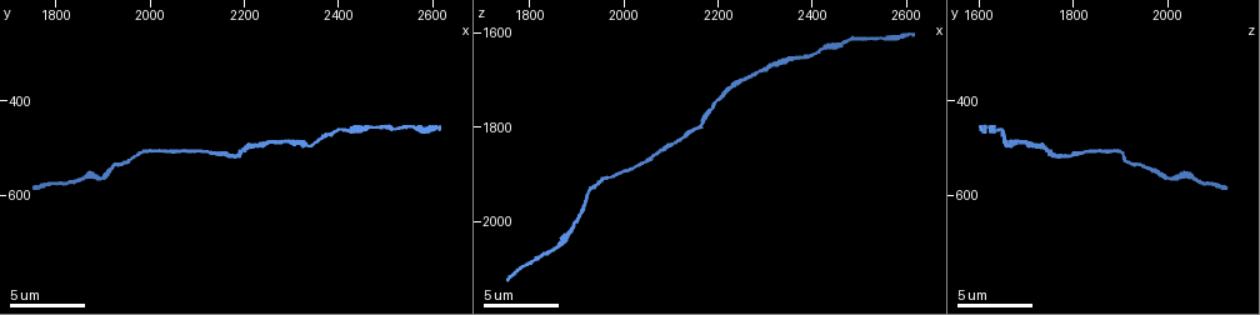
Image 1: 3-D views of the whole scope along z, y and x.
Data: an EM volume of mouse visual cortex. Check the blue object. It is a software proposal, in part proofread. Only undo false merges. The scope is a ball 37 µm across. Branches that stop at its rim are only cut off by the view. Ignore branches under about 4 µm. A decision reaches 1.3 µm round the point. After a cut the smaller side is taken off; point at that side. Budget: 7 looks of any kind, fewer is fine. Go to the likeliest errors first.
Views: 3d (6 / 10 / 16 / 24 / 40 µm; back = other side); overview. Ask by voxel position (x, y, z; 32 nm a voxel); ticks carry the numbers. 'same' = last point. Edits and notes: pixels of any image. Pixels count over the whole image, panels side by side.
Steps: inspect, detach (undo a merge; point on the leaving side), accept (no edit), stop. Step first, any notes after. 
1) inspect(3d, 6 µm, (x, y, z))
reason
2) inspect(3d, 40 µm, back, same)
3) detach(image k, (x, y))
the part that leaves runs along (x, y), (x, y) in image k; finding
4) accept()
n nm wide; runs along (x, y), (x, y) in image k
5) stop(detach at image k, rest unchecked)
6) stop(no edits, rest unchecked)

inspect(3d, 10 µm, (2415, 460, 1640))
sudden change in width

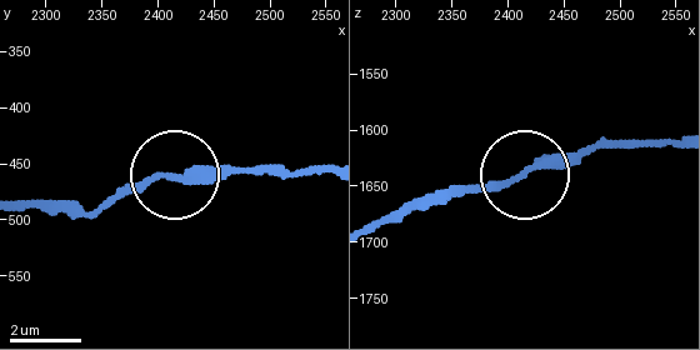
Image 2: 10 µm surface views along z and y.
accept()
runs along (25, 204), (89, 213), (169, 176), (255, 168) in image 2; continuous, no second cell

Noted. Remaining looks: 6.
inspect(3d, 16 µm, (2155, 515, 1810))

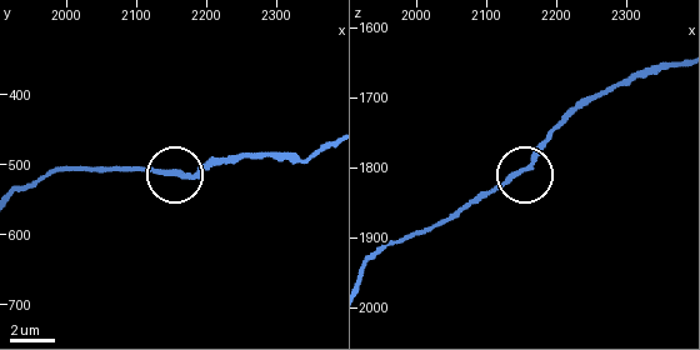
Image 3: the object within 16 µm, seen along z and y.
inspect(3d, 16 µm, back, (2150, 510, 1805))
from behind

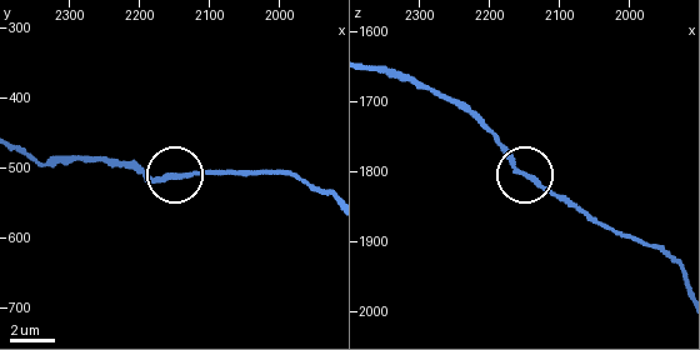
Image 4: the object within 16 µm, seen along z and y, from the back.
accept()
210 nm wide; all the same cell

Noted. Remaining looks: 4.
inspect(3d, 10 µm, (1905, 565, 2000))

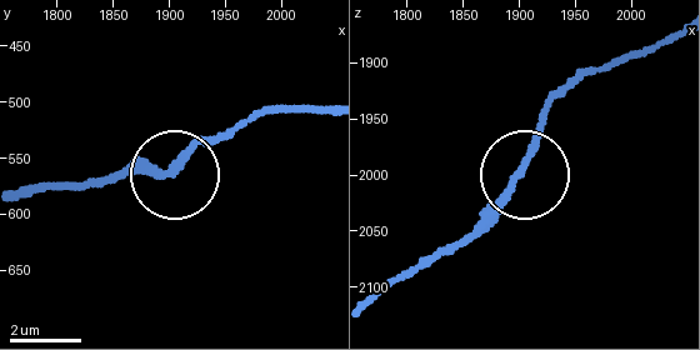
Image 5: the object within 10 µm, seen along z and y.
inspect(3d, 6 µm, (1902, 560, 1994))

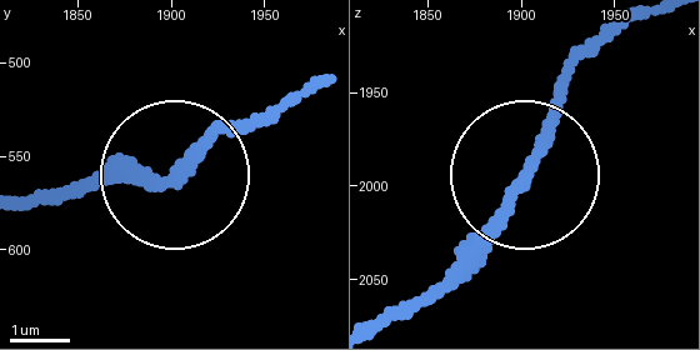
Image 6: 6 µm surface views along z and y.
accept()
runs along (286, 101), (148, 185), (53, 185) in image 6; one cell here

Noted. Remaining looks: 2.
stop(no edits, rest unchecked)

